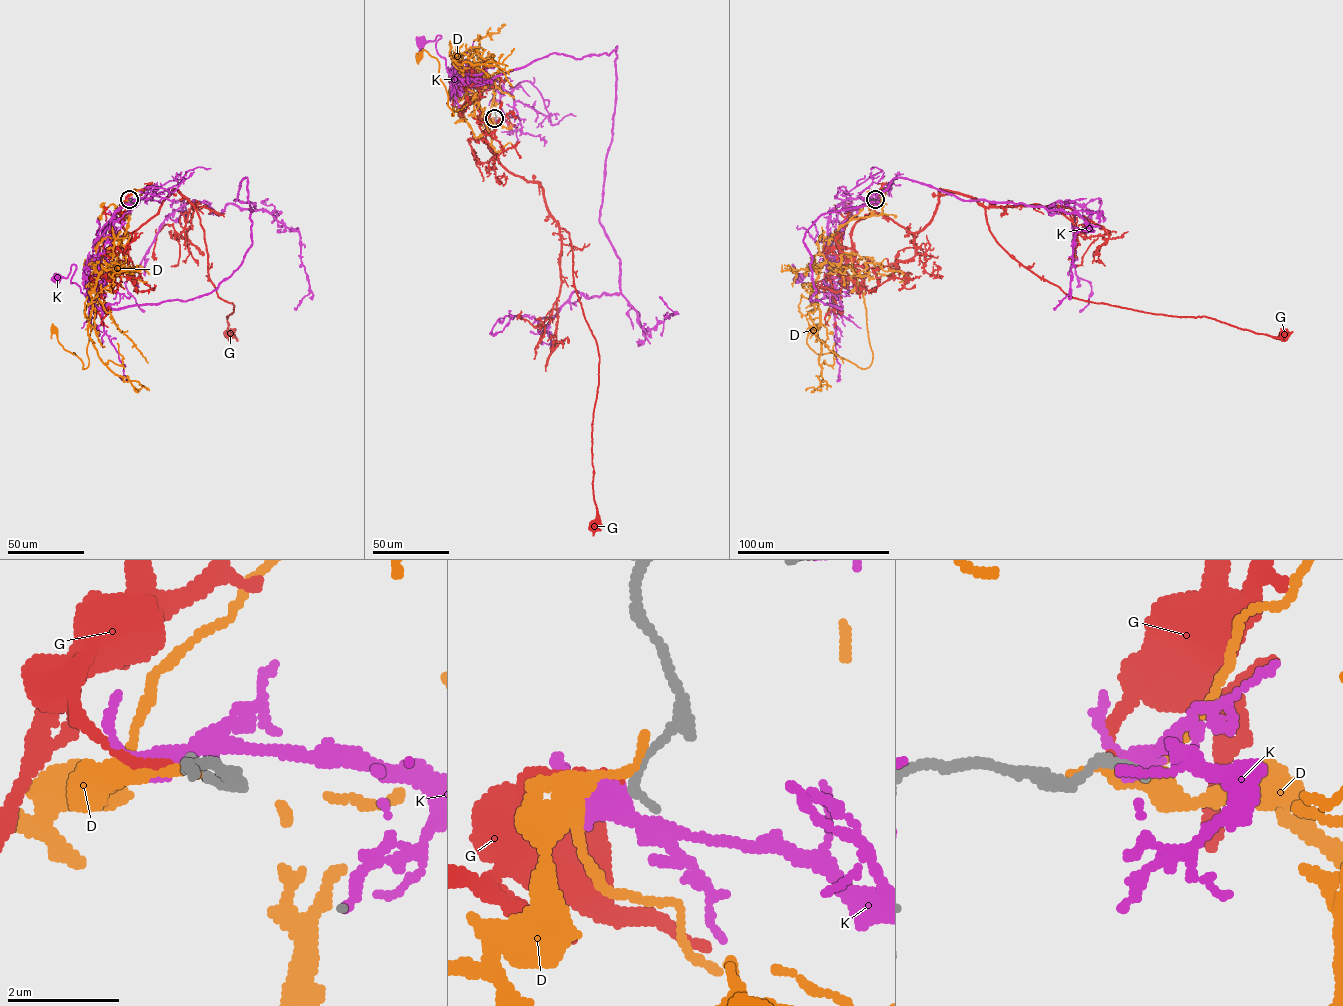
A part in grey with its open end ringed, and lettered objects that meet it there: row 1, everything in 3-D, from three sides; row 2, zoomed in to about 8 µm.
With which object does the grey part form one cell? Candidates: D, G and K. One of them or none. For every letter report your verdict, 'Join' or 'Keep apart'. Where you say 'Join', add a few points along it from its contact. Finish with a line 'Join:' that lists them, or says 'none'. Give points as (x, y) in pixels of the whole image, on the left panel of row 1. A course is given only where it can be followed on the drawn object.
D: Keep apart
G: Join. Its course: (129, 199), (118, 212), (128, 232), (174, 190), (195, 208), (208, 276), (234, 305), (228, 332)
K: Keep apart
Join: G

